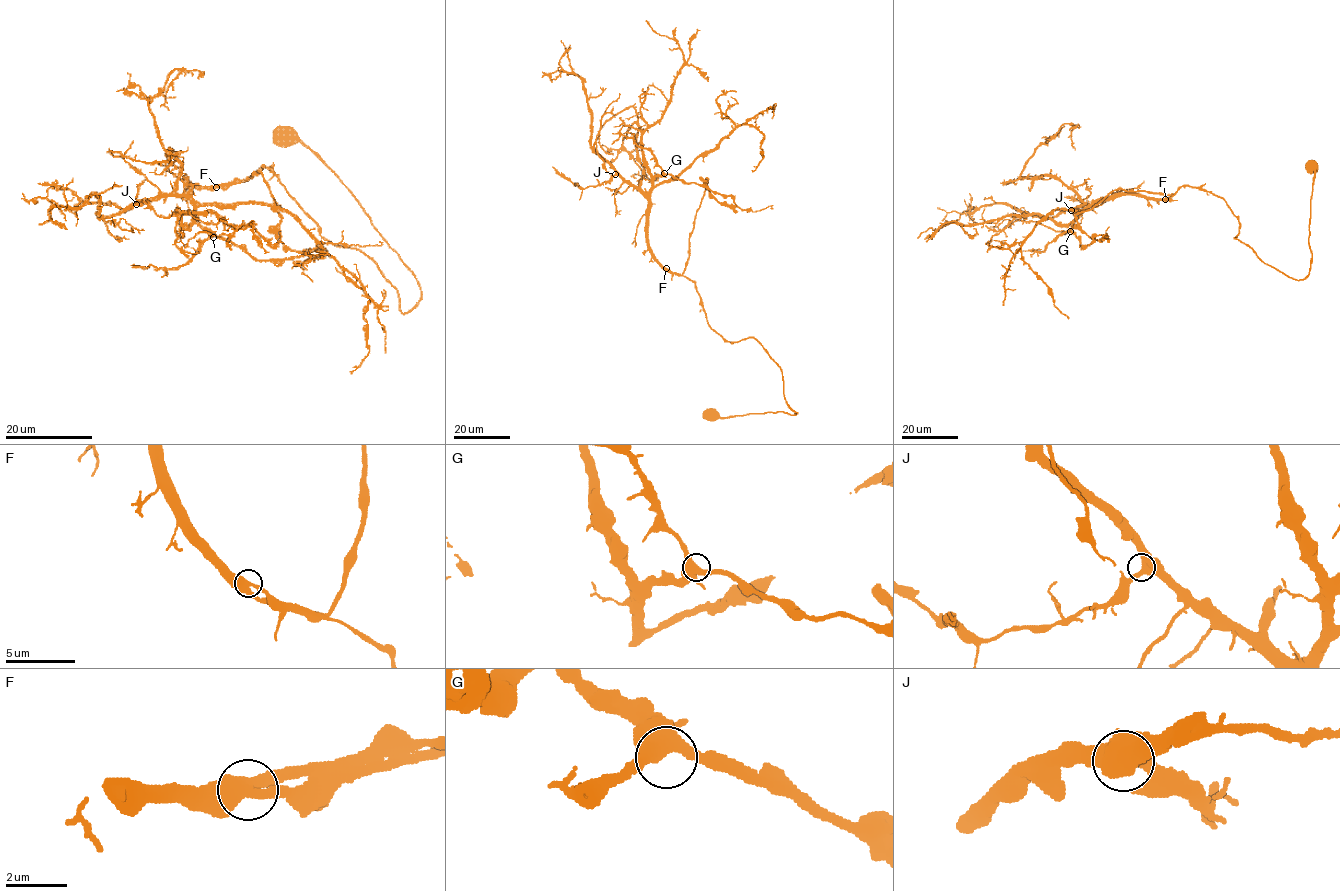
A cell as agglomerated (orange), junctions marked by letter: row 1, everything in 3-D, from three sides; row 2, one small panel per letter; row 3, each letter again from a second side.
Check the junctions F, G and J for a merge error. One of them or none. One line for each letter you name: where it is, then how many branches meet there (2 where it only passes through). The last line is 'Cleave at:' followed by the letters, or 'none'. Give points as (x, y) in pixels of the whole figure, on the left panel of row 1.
Cleave at: none

